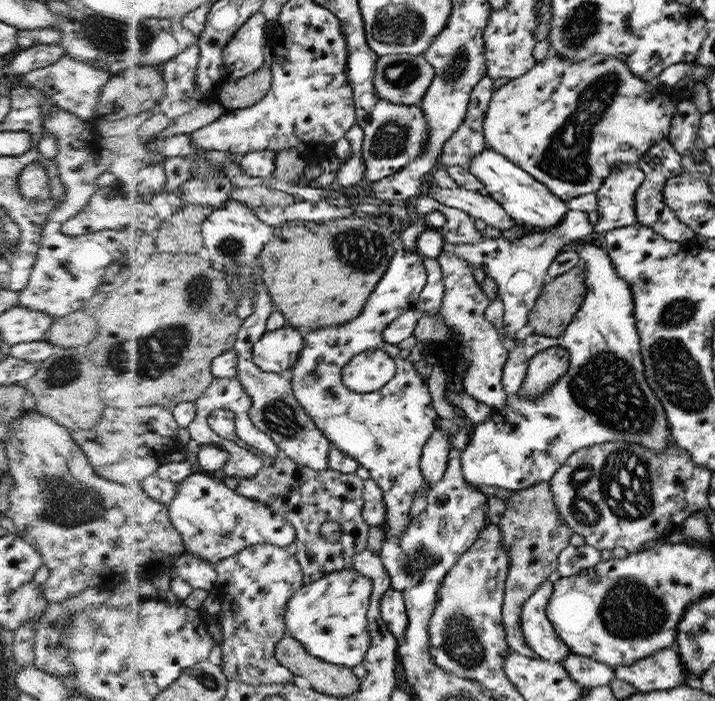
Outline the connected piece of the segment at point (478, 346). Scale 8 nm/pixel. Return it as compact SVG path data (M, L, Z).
M441 252L436 260L442 265L443 280L447 288L439 314L448 326L452 326L455 334L448 342L444 342L443 346L428 344L428 353L435 352L436 362L447 363L448 371L454 370L460 362L466 362L461 378L463 390L494 411L505 408L507 393L504 392L502 378L509 351L500 339L495 325L486 318L491 300L476 284L472 266L465 260L449 252Z

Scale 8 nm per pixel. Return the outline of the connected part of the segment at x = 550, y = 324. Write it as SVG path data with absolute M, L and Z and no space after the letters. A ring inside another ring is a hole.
M580 262L578 266L571 268L568 272L546 282L527 320L527 324L533 328L534 335L556 338L567 330L568 324L579 312L587 294L584 278L585 264Z

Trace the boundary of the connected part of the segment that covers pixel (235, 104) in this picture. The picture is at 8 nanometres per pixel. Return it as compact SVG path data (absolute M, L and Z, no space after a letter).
M273 66L240 78L225 81L218 88L220 99L228 110L248 108L262 102L272 90L274 81Z

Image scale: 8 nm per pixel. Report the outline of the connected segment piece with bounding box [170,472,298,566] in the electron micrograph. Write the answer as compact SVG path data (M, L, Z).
M210 472L194 473L190 479L180 483L180 492L170 508L172 522L183 533L187 551L214 566L256 545L274 544L295 549L298 540L296 526L284 517L284 513L242 496L232 490L226 480L214 478Z

